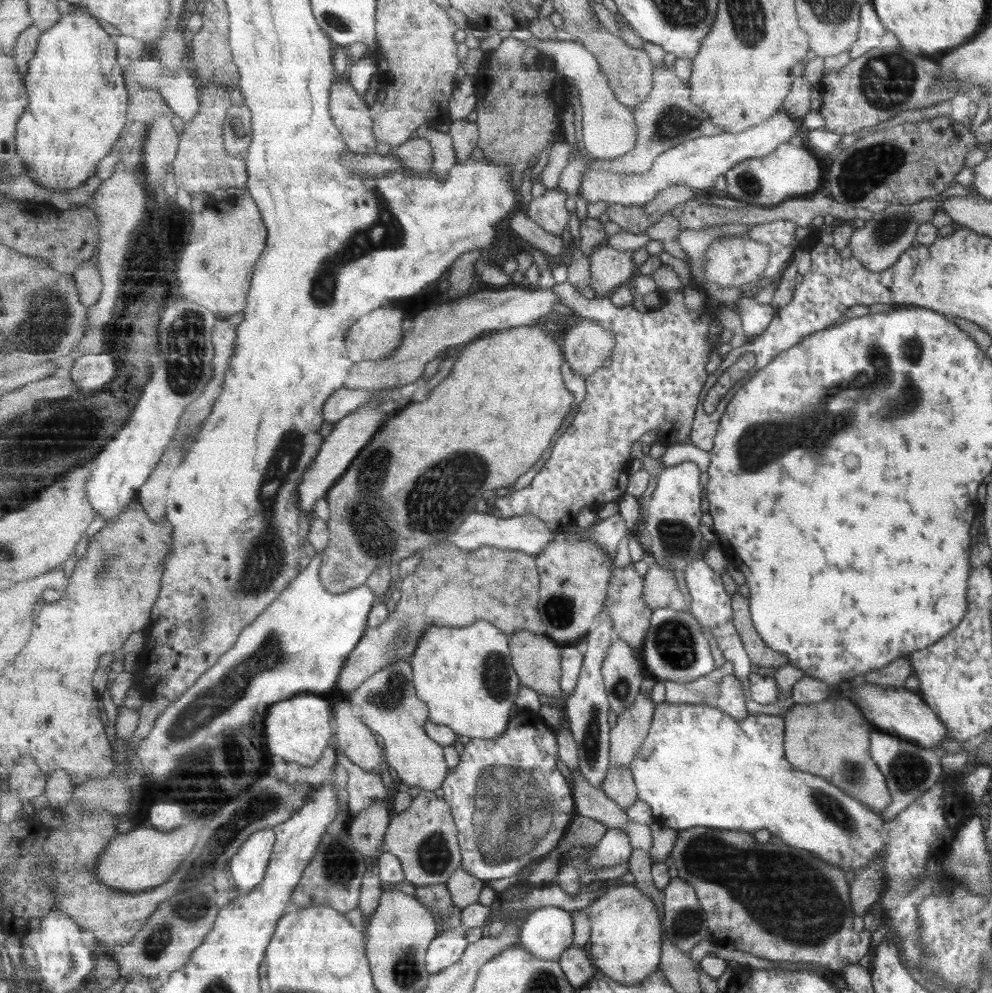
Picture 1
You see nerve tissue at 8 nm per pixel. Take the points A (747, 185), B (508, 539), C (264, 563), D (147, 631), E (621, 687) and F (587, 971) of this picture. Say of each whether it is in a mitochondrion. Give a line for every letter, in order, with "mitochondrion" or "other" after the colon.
A: mitochondrion
B: other
C: mitochondrion
D: other
E: mitochondrion
F: other

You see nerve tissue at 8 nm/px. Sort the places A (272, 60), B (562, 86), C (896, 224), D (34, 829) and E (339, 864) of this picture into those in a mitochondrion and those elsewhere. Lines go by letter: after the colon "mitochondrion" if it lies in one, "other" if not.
A: other
B: other
C: mitochondrion
D: other
E: mitochondrion

